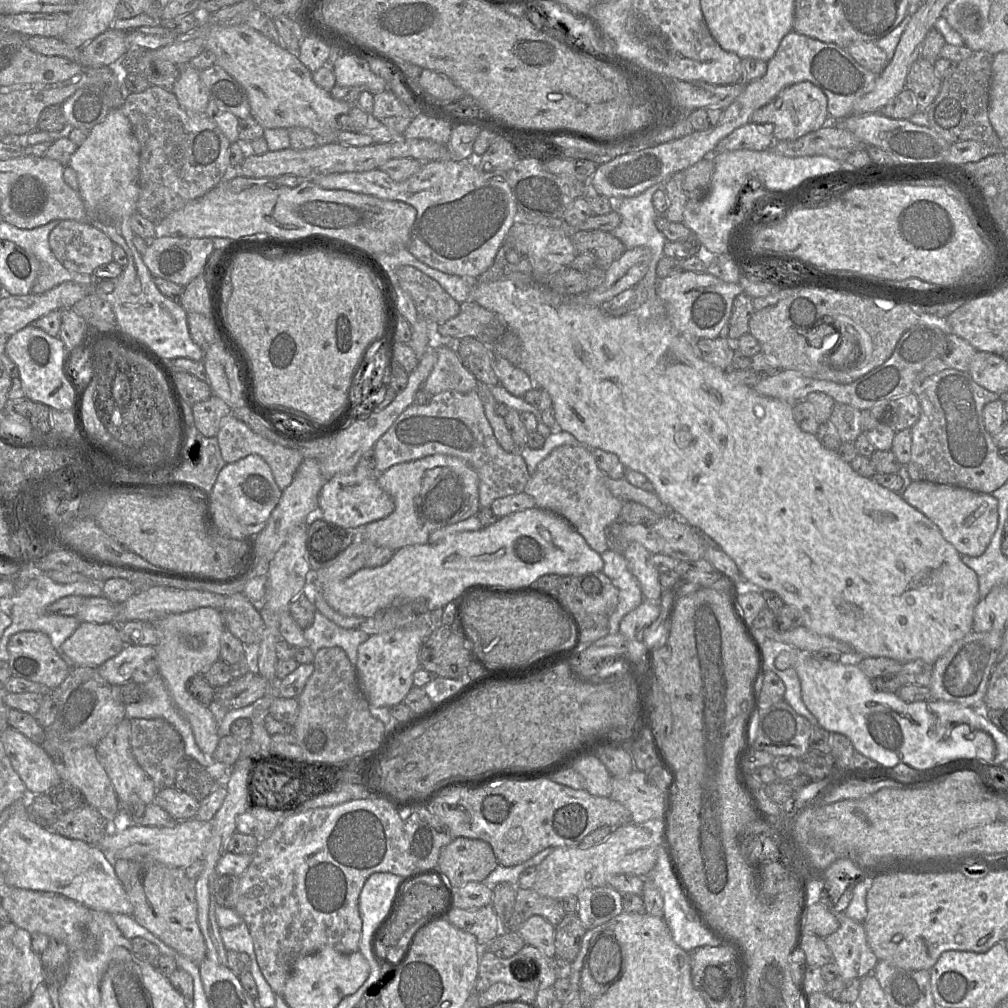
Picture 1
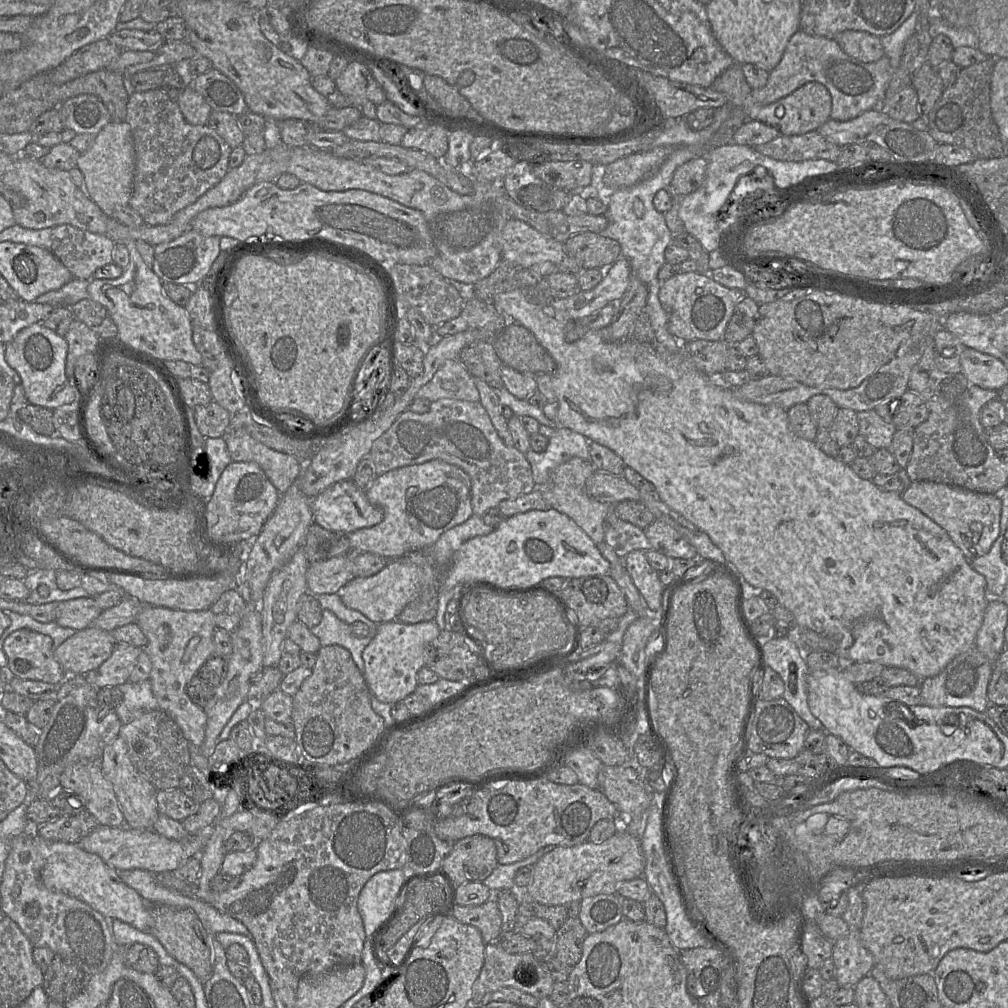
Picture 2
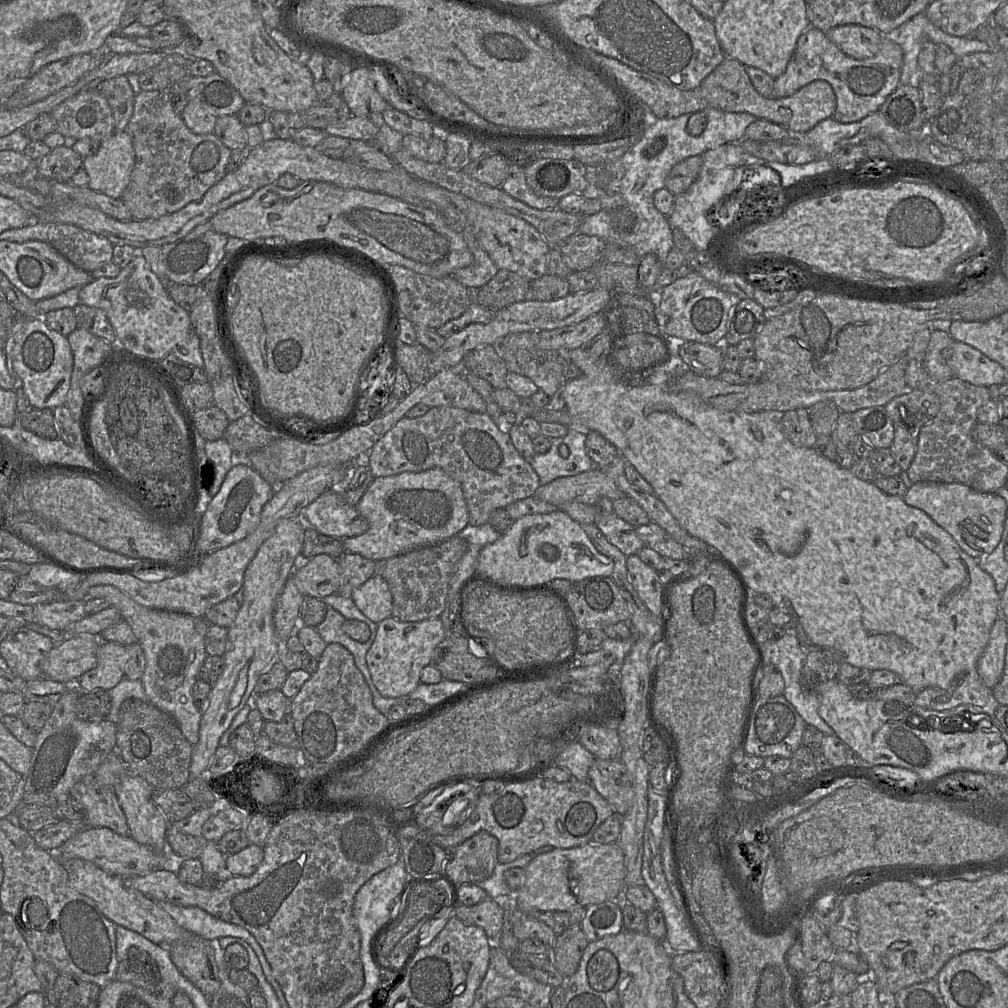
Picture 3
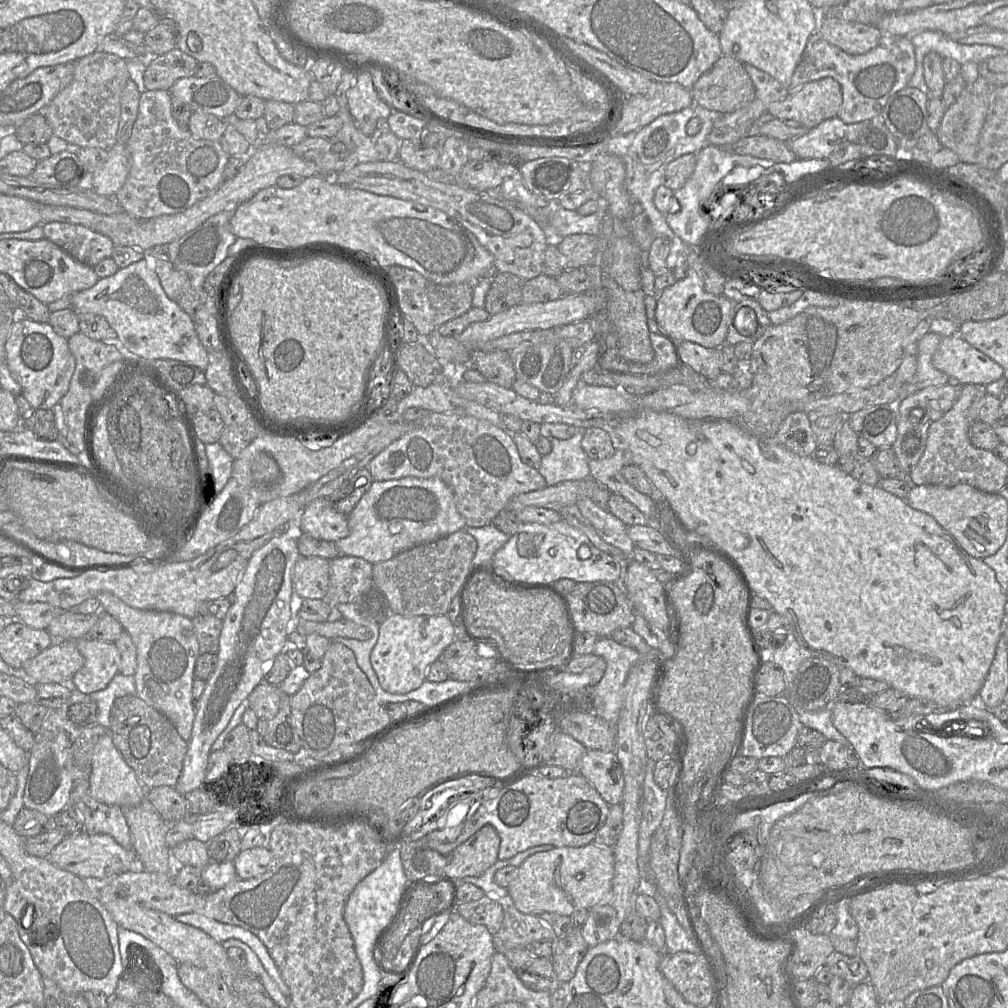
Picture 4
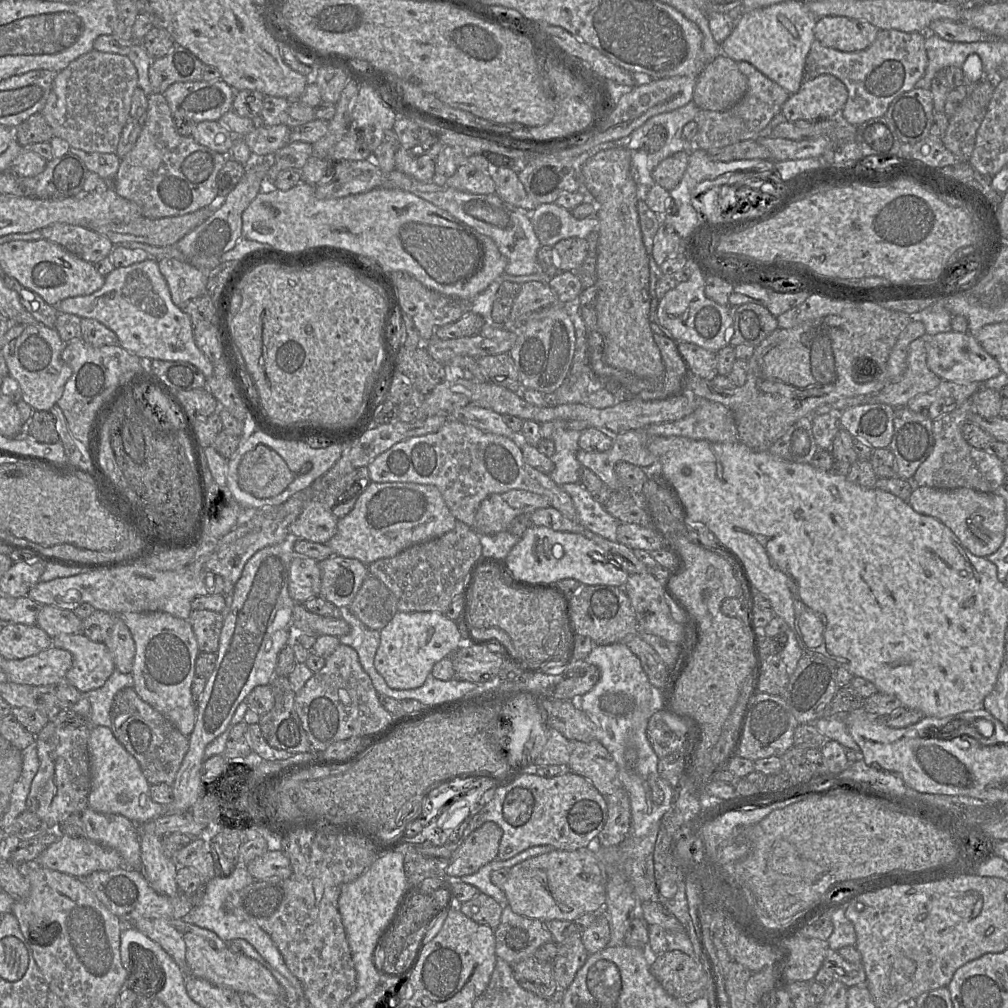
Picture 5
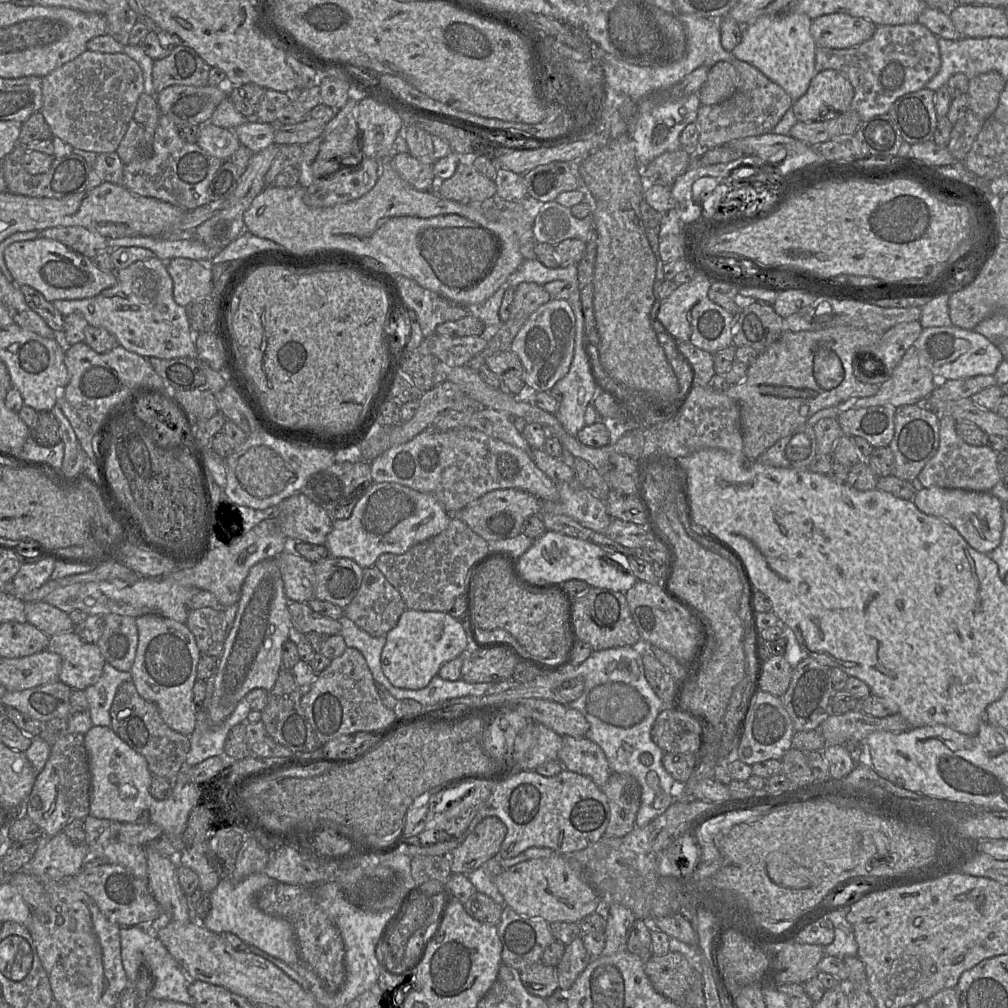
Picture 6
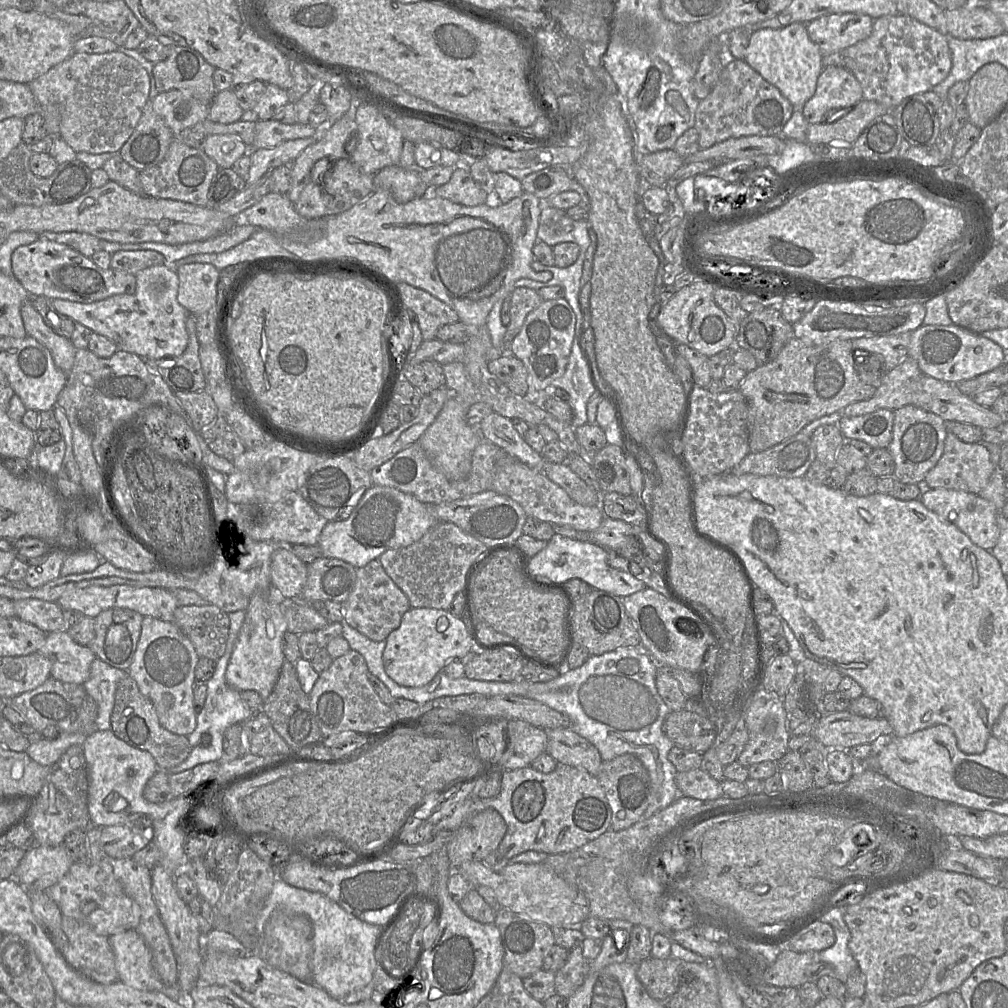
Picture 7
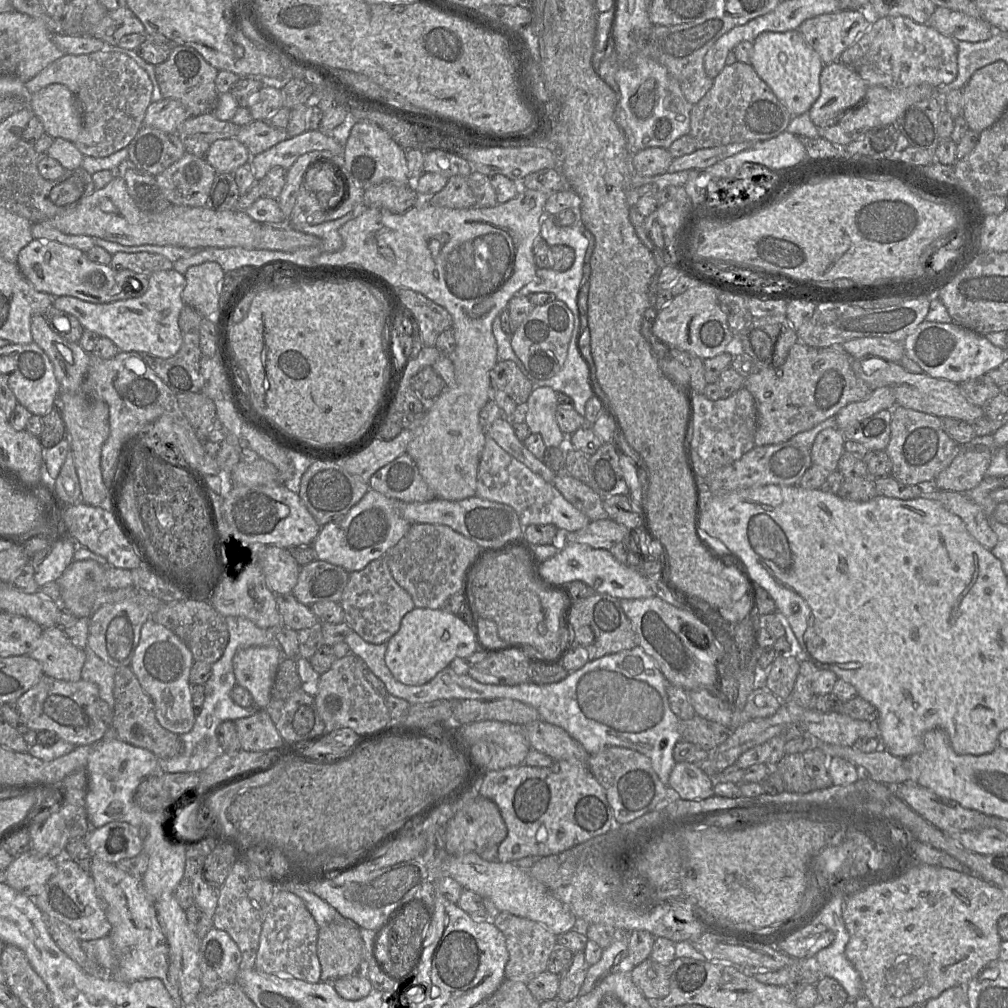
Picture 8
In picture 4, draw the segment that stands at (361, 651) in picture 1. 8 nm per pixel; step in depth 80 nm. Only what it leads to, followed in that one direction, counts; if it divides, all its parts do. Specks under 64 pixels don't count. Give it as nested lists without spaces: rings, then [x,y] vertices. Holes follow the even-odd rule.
[[[390,614],[379,625],[379,637],[370,654],[370,662],[385,691],[406,694],[422,685],[430,665],[455,640],[454,625],[447,615],[407,617]]]

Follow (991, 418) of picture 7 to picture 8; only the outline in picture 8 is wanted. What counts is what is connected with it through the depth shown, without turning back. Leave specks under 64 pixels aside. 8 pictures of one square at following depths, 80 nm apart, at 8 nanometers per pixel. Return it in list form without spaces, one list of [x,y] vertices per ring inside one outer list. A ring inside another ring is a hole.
[[[875,356],[852,359],[852,369],[872,391],[880,387],[890,388],[895,396],[897,406],[931,414],[938,418],[959,419],[970,425],[976,419],[984,416],[983,408],[967,400],[962,394],[959,384],[952,381],[933,378],[926,373],[914,374],[907,371],[898,362],[886,361]]]

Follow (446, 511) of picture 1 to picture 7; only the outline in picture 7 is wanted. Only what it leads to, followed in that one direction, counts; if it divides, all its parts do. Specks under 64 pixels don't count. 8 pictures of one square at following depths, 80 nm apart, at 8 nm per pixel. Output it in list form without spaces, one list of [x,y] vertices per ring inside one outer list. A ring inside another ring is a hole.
[[[373,485],[363,494],[349,518],[326,524],[318,546],[323,557],[340,559],[359,569],[387,550],[404,548],[420,540],[437,523],[430,505],[398,489]]]

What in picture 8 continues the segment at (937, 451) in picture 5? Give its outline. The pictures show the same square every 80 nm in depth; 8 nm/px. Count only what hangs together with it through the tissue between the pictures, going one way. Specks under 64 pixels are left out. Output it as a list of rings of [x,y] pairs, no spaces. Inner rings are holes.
[[[985,445],[961,446],[951,464],[935,479],[941,491],[966,492],[977,487],[986,476],[992,459]]]

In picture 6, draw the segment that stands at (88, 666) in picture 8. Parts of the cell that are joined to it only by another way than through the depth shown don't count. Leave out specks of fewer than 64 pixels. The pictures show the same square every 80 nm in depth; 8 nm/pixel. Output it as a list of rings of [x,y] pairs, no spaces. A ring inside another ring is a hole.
[[[105,662],[98,682],[83,690],[93,726],[111,727],[109,711],[116,691],[123,682],[131,680],[130,671],[119,671]]]

